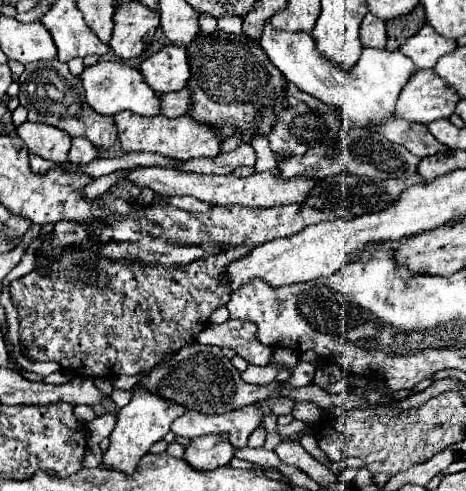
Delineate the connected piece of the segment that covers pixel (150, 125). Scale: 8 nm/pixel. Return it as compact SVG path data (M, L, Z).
M118 113L114 115L114 123L118 129L118 139L122 143L124 153L134 153L134 149L142 149L148 153L160 153L172 159L194 159L194 157L214 157L220 153L220 139L212 133L212 129L194 123L188 115L166 119L162 115L156 117L138 117L134 113Z

